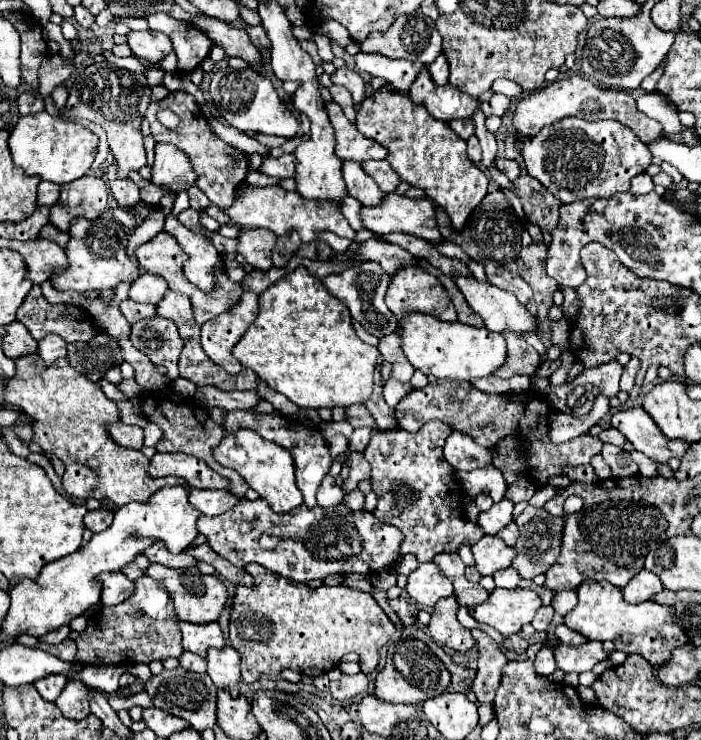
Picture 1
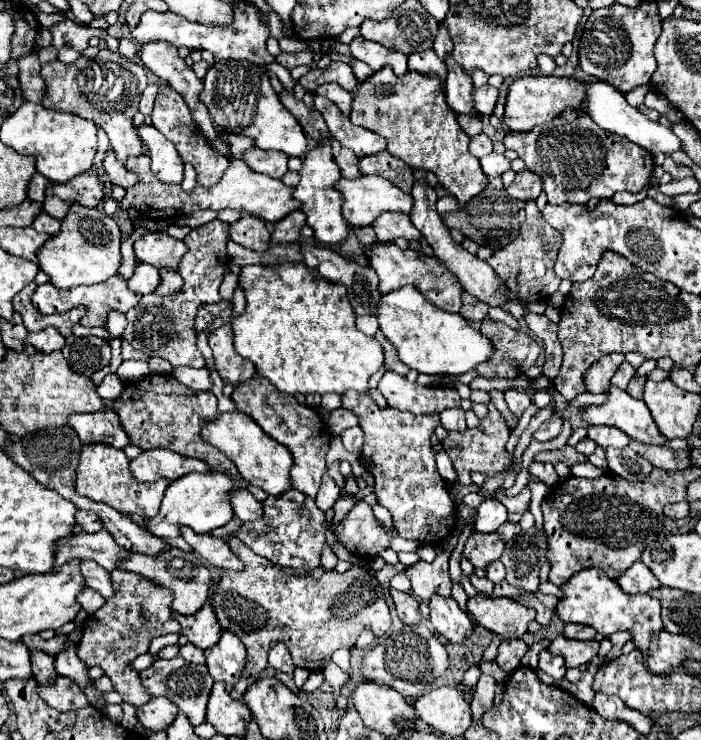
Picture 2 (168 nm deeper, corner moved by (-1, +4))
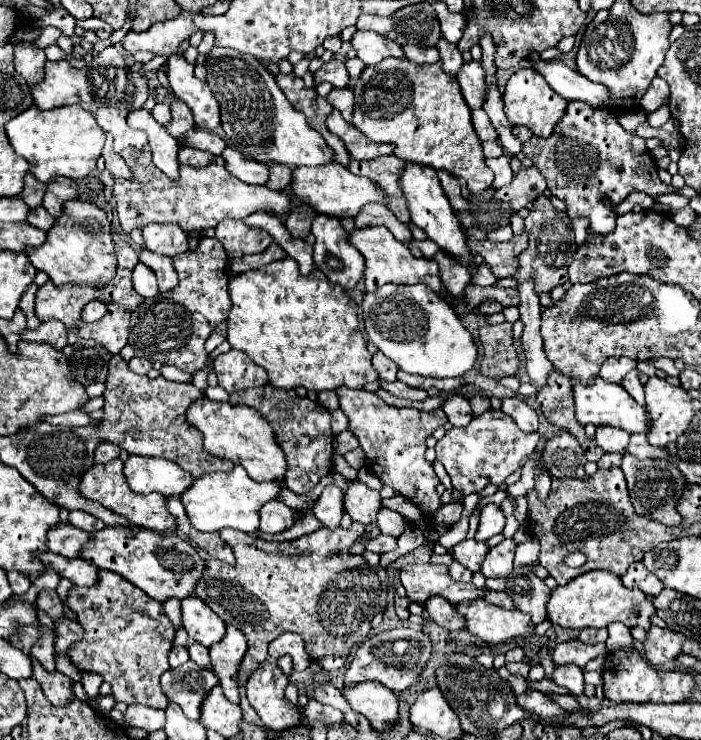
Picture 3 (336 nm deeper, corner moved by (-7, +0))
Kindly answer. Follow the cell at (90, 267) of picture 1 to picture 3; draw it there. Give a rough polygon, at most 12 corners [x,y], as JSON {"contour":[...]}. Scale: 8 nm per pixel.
{"contour":[[69,200],[25,254],[57,286],[113,278],[107,214]]}

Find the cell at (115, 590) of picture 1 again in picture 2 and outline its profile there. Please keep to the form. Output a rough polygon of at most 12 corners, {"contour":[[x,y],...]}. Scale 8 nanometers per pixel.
{"contour":[[81,560],[87,586],[111,598],[111,574],[93,560]]}

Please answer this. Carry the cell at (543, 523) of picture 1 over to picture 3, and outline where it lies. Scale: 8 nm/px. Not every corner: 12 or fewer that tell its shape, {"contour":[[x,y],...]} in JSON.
{"contour":[[533,572],[509,574],[505,592],[533,624],[547,618],[551,590]]}

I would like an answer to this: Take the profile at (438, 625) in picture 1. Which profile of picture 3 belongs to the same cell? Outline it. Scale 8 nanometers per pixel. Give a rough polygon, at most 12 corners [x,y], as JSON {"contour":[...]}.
{"contour":[[445,598],[425,600],[429,618],[447,630],[465,630]]}

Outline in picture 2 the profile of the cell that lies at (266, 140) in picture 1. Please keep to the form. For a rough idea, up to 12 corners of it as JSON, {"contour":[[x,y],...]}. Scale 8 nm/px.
{"contour":[[242,134],[228,137],[232,158],[242,159],[254,141]]}

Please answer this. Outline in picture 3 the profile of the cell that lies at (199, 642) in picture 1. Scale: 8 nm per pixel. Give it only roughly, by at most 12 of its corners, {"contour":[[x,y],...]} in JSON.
{"contour":[[197,596],[181,600],[183,628],[209,648],[223,620]]}

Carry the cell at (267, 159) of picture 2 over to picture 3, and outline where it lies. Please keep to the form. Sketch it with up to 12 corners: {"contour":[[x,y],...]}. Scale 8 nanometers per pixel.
{"contour":[[233,148],[221,156],[227,172],[245,184],[265,184],[269,170]]}

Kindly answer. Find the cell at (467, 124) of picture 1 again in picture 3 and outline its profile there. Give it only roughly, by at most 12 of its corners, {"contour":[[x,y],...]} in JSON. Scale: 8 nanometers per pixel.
{"contour":[[473,112],[473,126],[481,140],[497,140],[489,116]]}

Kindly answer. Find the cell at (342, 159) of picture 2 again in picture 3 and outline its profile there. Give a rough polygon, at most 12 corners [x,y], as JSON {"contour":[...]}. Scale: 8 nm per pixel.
{"contour":[[279,72],[277,84],[287,100],[307,116],[307,124],[337,150],[347,166],[349,154],[325,120],[333,106],[305,88],[295,72]]}

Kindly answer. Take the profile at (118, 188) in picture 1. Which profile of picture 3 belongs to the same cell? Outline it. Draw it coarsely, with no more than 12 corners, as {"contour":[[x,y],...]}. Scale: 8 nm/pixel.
{"contour":[[111,140],[103,146],[105,168],[113,178],[129,178],[131,170]]}

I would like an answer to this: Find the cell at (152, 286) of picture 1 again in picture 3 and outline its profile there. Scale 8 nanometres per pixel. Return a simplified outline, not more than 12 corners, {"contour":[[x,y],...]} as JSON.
{"contour":[[141,262],[133,270],[133,288],[145,298],[157,294],[153,270]]}

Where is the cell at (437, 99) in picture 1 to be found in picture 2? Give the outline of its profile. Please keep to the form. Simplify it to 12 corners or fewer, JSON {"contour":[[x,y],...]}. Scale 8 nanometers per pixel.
{"contour":[[435,52],[409,56],[409,70],[447,80],[445,62]]}

